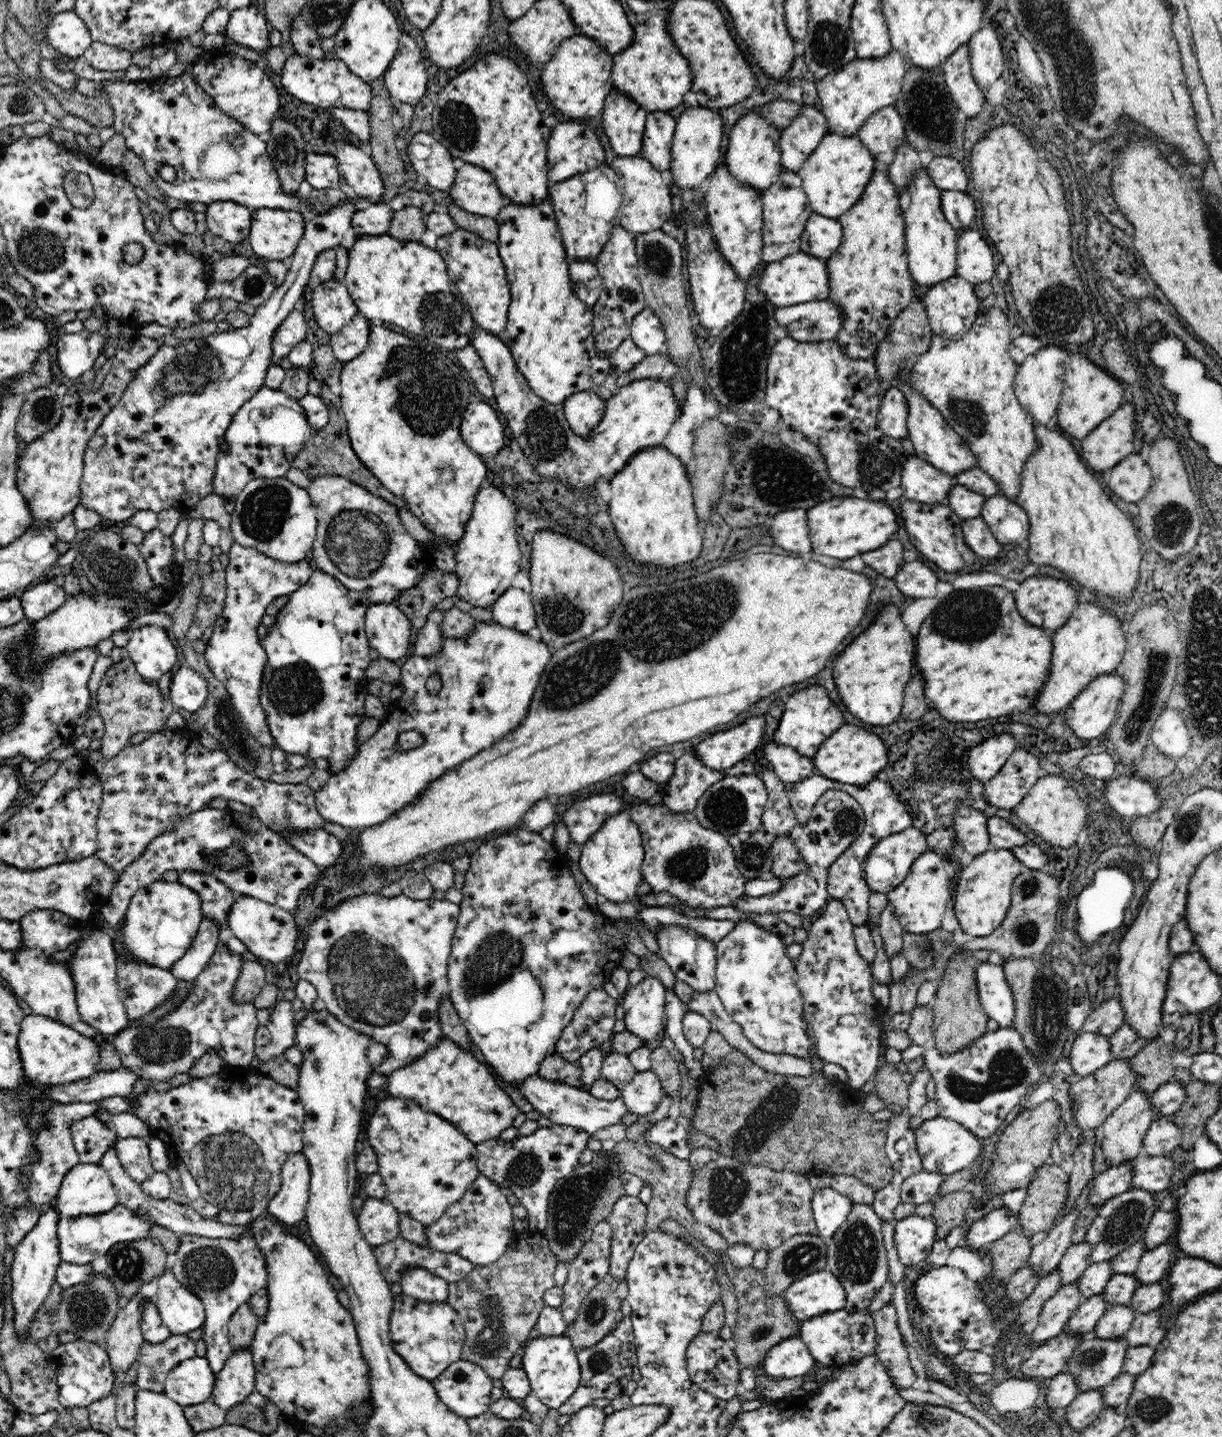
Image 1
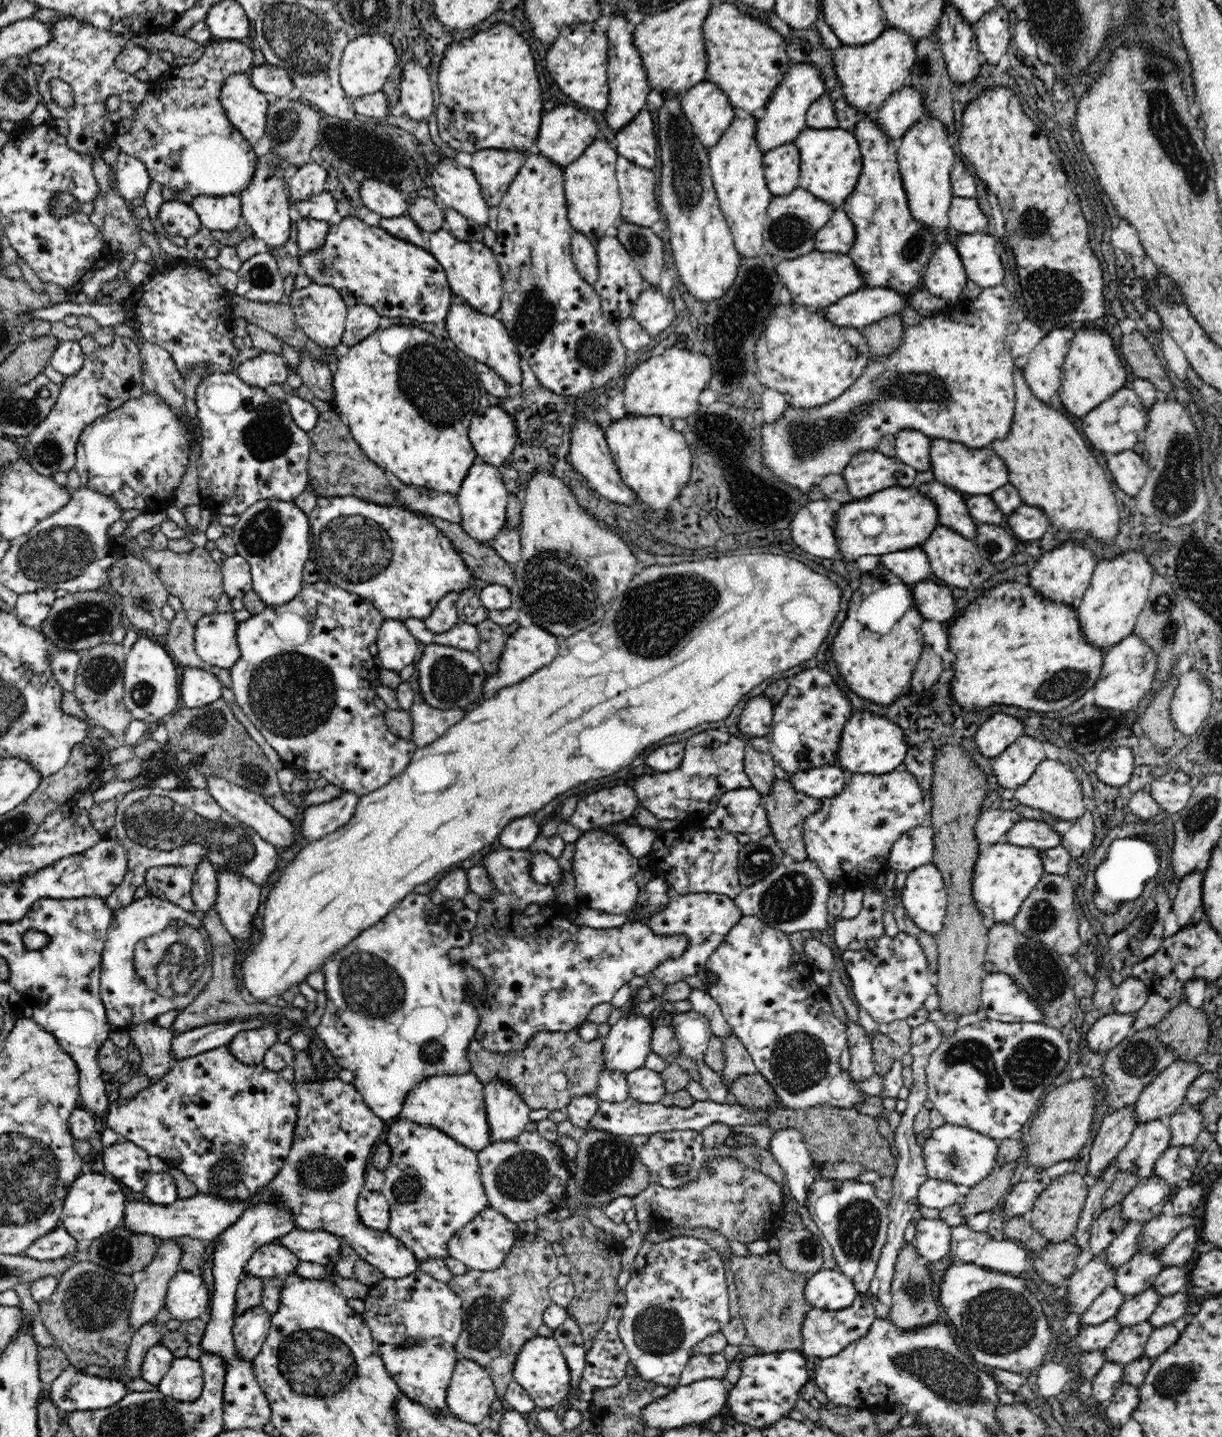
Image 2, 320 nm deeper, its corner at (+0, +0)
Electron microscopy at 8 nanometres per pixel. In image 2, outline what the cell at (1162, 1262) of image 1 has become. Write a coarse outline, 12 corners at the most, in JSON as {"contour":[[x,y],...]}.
{"contour":[[1181,1230],[1162,1248],[1168,1266],[1191,1264],[1200,1234]]}

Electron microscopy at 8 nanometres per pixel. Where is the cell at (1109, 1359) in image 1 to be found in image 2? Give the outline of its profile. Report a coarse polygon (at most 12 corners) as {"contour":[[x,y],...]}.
{"contour":[[1149,1321],[1122,1327],[1105,1348],[1124,1366],[1143,1356],[1154,1329]]}

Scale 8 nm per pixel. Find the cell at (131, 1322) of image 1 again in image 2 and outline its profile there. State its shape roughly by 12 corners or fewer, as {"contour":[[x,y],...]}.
{"contour":[[162,1239],[129,1314],[132,1331],[156,1318],[178,1273],[181,1246]]}

